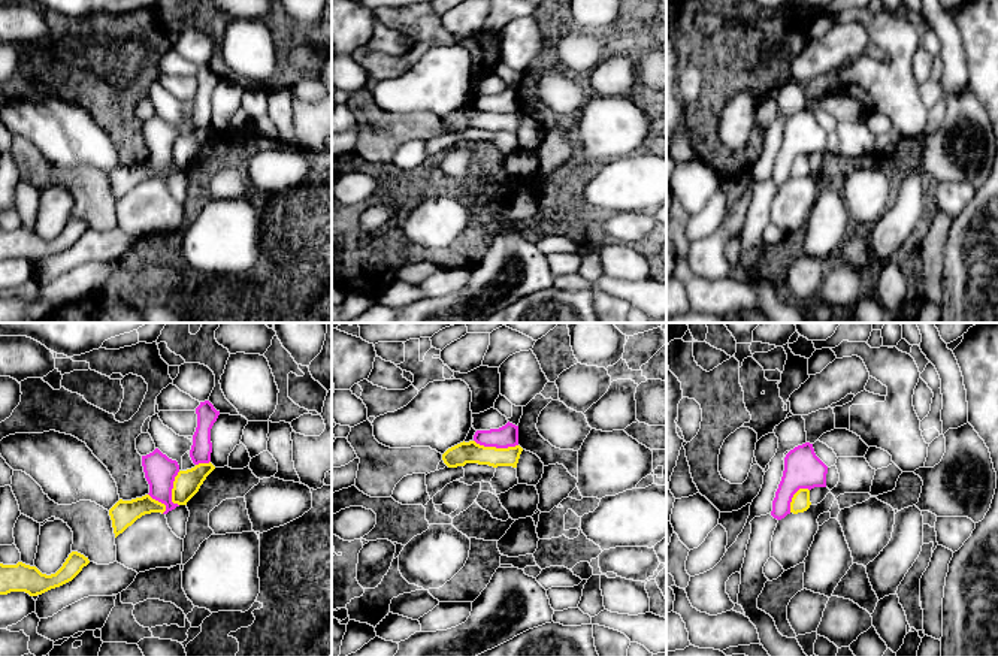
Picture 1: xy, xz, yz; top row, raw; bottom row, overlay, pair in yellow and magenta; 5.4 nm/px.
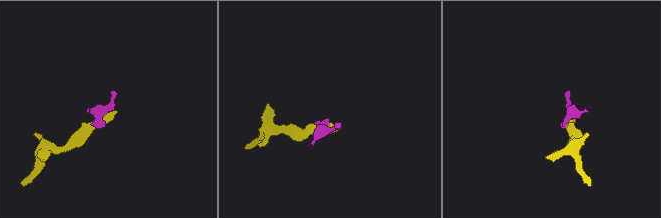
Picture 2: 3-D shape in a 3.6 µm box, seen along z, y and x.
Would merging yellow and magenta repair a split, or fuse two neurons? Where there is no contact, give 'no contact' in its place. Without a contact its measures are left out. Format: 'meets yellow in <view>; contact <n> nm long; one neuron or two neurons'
meets yellow in xz; contact 240 nm long; two neurons

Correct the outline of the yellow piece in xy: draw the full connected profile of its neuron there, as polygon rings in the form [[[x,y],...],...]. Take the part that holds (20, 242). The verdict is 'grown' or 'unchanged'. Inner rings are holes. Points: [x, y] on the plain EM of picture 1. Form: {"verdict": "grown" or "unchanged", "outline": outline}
{"verdict": "unchanged", "outline": [[[72,217],[63,232],[51,241],[42,239],[36,232],[22,227],[16,230],[0,229],[0,260],[10,257],[25,257],[30,262],[42,260],[72,247],[88,229],[88,223],[78,217]]]}

